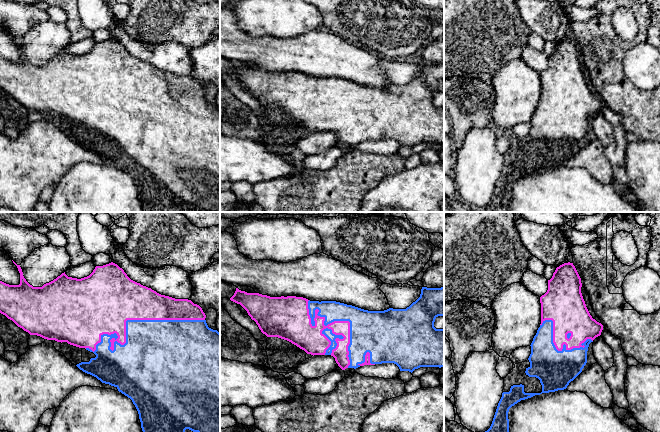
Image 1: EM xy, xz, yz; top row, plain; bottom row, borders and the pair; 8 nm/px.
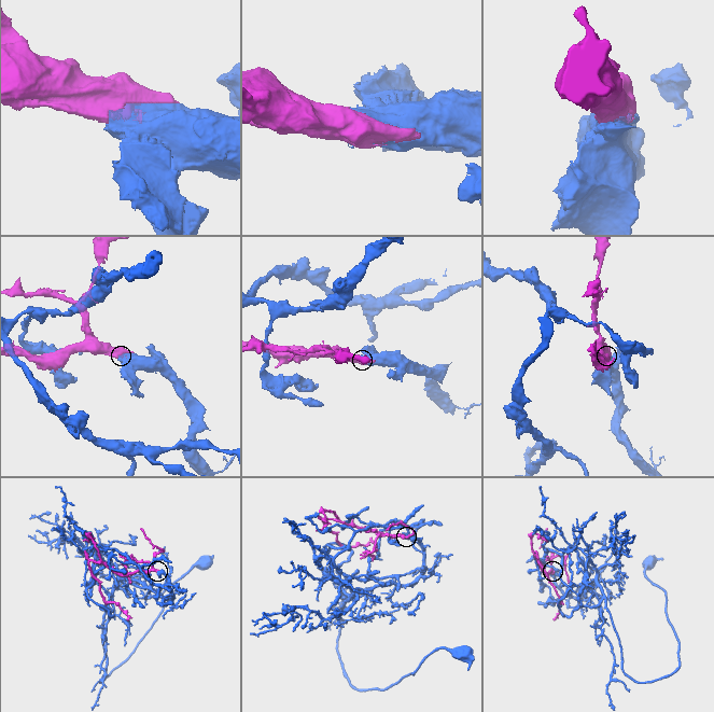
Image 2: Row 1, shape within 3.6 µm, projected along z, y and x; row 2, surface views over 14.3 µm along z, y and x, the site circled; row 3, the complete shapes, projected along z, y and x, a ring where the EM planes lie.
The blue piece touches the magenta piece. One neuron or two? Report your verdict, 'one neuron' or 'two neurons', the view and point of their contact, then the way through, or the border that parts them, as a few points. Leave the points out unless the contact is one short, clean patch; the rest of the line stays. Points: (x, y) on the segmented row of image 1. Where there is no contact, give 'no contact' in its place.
one neuron; contact xz (334, 320)

